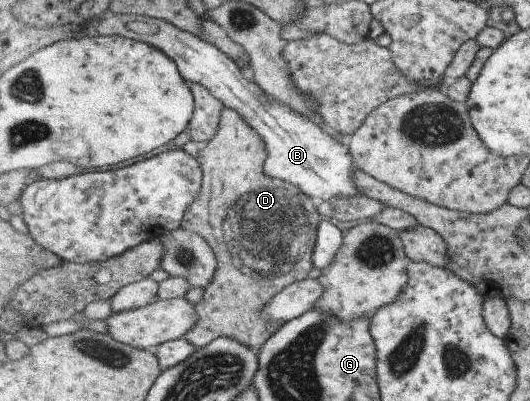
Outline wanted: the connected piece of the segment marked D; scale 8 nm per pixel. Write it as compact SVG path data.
M224 106L223 114L220 117L220 129L217 130L216 136L207 145L200 147L198 159L203 167L204 186L201 190L201 197L197 198L192 206L188 209L184 215L184 222L182 227L186 230L193 230L198 234L201 234L212 245L212 248L216 252L216 258L218 259L218 268L216 269L215 277L212 279L210 286L207 288L203 301L196 304L196 308L199 314L197 325L189 331L185 337L198 348L208 346L213 340L219 339L223 336L231 336L234 340L240 341L248 348L255 350L259 353L260 349L272 338L272 335L279 331L284 323L276 325L275 322L270 322L267 318L263 317L262 309L264 310L270 301L287 286L294 284L295 282L302 282L307 280L309 273L313 271L314 264L314 247L316 246L318 227L325 218L319 215L317 211L318 202L313 199L312 195L305 194L297 185L287 183L285 180L279 178L272 178L264 168L266 159L268 158L269 150L266 146L265 140L258 134L258 131L252 127L249 122L246 122L244 115L234 110L233 108Z

